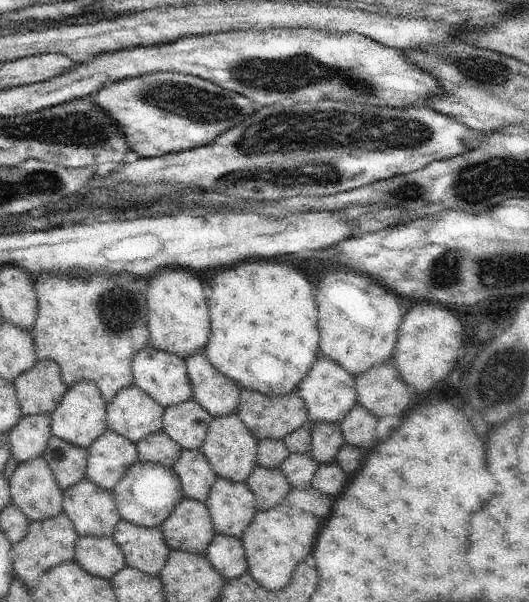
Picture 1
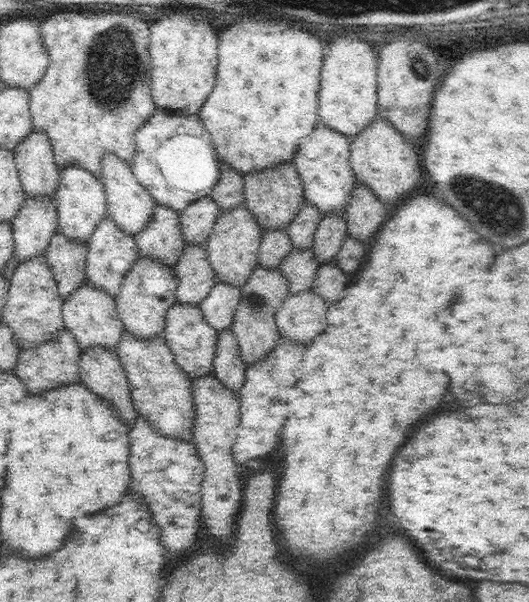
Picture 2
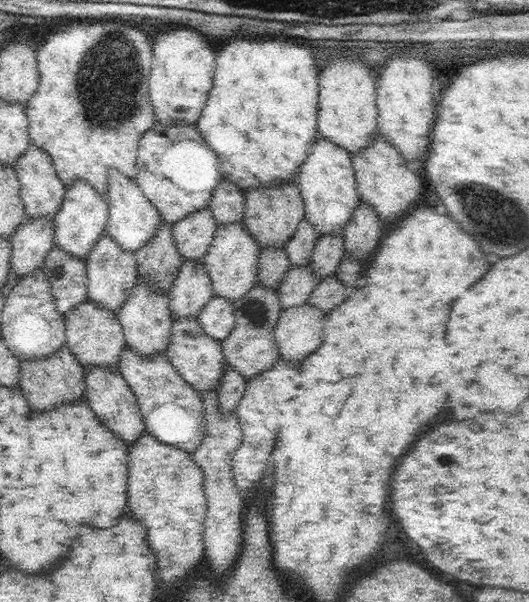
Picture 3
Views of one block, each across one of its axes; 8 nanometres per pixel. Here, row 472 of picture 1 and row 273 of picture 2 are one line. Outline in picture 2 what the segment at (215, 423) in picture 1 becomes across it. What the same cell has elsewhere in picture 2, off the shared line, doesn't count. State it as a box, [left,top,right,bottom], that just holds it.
[205,204,263,289]

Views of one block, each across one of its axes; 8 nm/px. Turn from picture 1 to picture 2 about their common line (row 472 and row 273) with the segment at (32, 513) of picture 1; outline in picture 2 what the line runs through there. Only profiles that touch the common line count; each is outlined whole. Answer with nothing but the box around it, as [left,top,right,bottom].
[1,252,64,350]

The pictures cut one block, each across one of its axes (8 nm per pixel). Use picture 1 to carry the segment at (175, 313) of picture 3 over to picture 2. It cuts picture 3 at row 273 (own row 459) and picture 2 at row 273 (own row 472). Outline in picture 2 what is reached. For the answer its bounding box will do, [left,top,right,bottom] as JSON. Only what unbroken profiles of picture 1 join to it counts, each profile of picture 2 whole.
[174,244,216,306]

